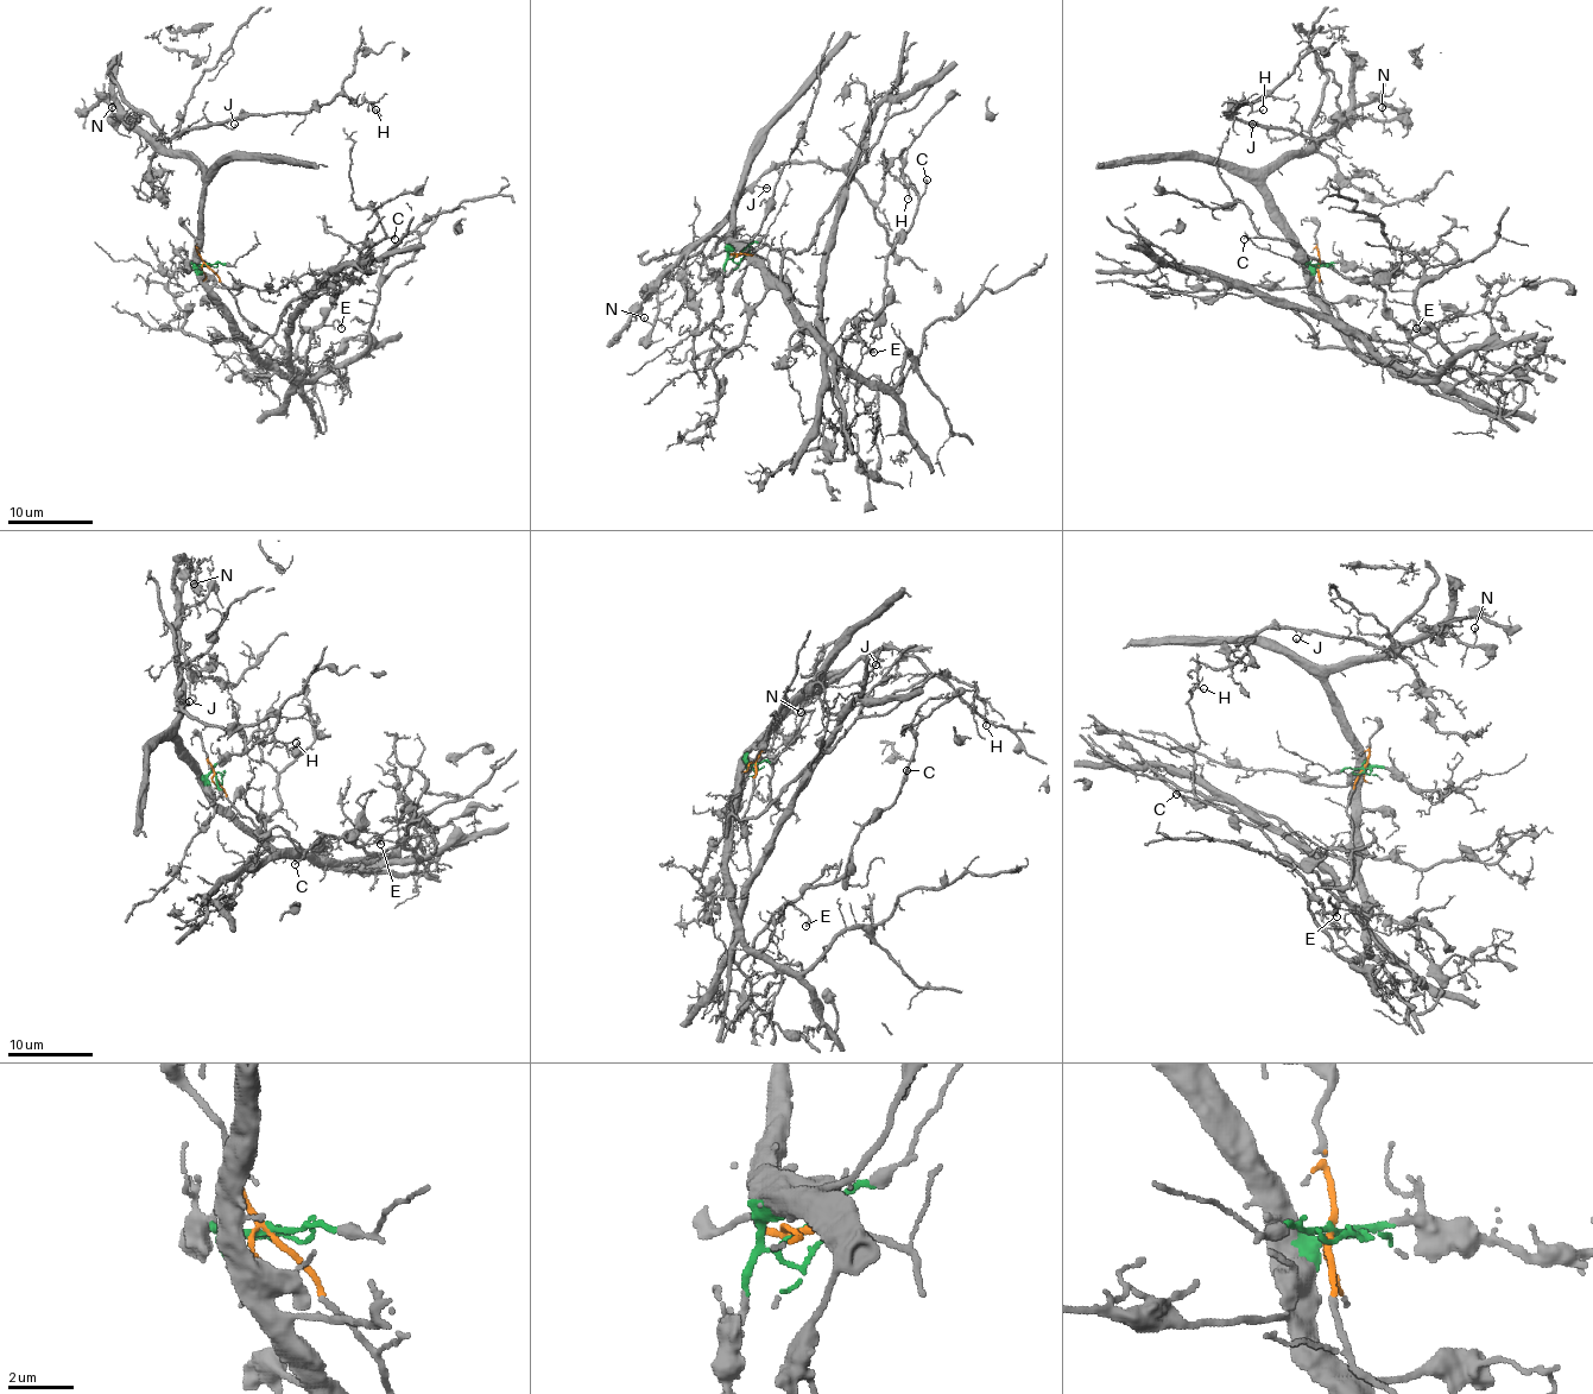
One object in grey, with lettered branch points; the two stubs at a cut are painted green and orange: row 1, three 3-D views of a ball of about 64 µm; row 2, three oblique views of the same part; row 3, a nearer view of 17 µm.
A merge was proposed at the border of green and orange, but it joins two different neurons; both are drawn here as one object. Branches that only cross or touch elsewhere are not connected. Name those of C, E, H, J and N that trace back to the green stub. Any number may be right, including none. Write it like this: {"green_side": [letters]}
{"green_side": ["H", "J", "N"]}

